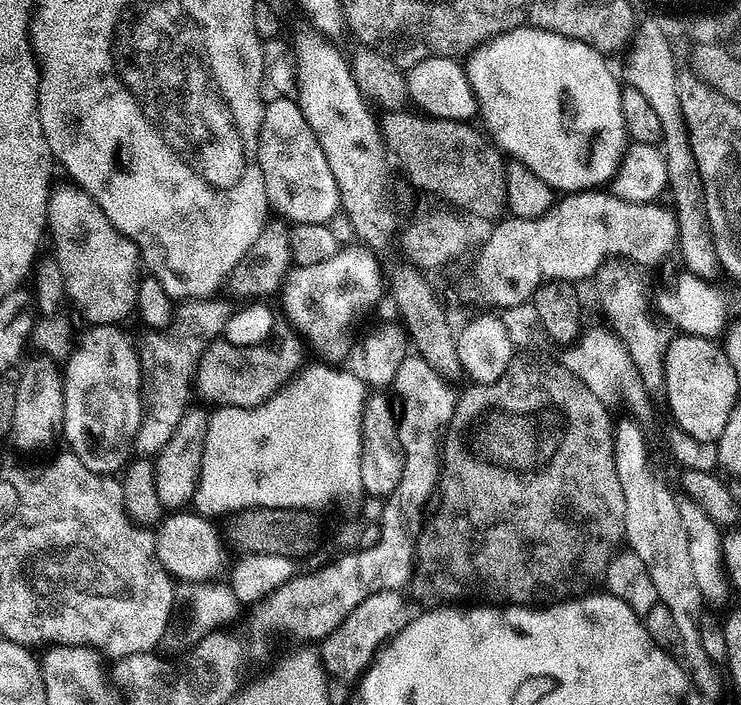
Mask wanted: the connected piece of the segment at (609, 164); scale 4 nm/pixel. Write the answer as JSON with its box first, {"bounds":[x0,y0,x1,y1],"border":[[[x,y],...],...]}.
{"bounds":[467,28,629,194],"border":[[[511,28],[508,32],[501,32],[500,35],[481,44],[479,48],[475,49],[474,54],[467,57],[468,85],[471,86],[473,94],[476,95],[478,116],[479,119],[484,119],[485,125],[483,124],[483,127],[490,133],[491,139],[508,156],[512,155],[513,161],[524,164],[557,193],[571,194],[599,189],[615,177],[616,170],[620,166],[620,158],[624,154],[629,134],[624,125],[624,114],[620,101],[621,85],[616,85],[616,76],[608,69],[608,64],[604,60],[607,60],[605,53],[599,52],[597,48],[586,46],[586,42],[566,38],[562,34],[551,32],[545,28]]]}

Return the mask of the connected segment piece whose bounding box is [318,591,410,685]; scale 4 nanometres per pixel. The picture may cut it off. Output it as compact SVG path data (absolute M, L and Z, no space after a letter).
M399 591L370 594L368 598L354 607L354 610L332 633L322 640L318 648L319 657L323 661L324 671L333 681L334 679L341 680L342 683L351 685L363 673L366 666L368 644L374 646L379 641L389 642L401 628L407 626L410 611L408 612L400 595Z

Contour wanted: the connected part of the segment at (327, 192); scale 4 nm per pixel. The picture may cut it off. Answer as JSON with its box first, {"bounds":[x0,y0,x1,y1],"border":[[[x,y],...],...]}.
{"bounds":[266,134,338,224],"border":[[[303,134],[297,135],[297,137],[297,140],[286,141],[284,148],[280,148],[276,152],[276,180],[269,179],[266,184],[271,211],[277,212],[280,216],[285,216],[288,222],[292,224],[305,224],[306,222],[328,224],[331,221],[331,216],[338,212],[334,176],[330,174],[330,168],[324,159],[318,142],[312,143],[312,140]]]}

